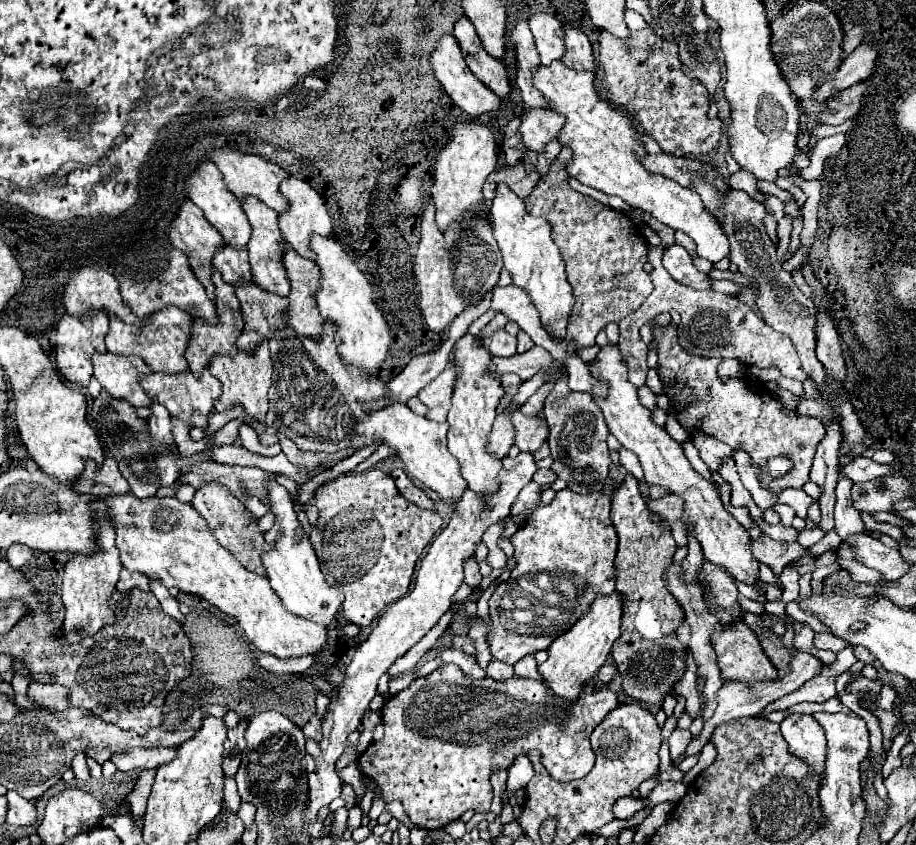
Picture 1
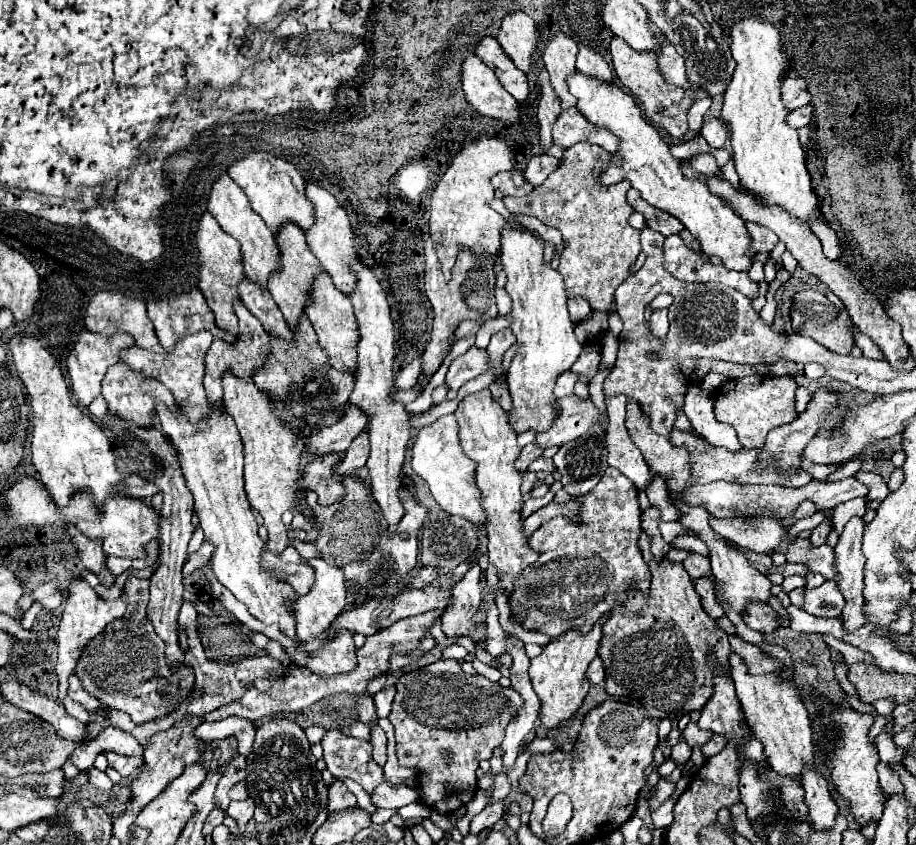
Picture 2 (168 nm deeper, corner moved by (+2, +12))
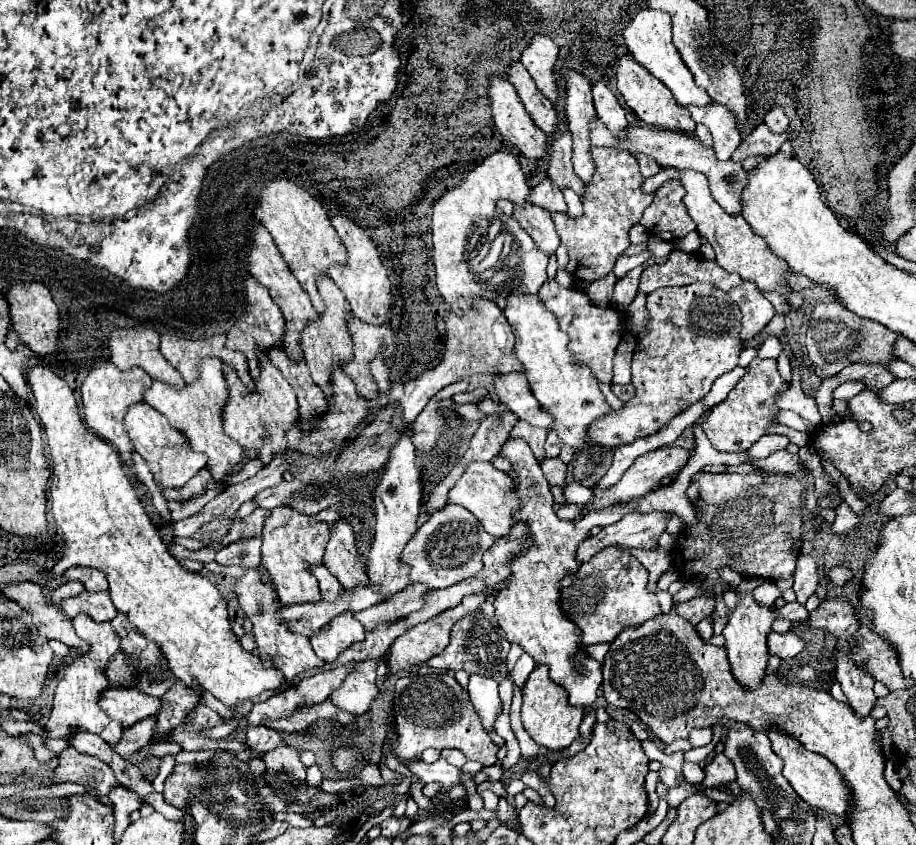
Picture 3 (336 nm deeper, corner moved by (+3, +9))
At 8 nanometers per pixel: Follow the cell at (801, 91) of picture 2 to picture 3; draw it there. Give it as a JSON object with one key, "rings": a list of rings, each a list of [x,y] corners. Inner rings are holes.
{"rings":[[[774,107],[766,117],[764,123],[770,127],[772,133],[784,133],[788,129],[788,117],[782,107]]]}

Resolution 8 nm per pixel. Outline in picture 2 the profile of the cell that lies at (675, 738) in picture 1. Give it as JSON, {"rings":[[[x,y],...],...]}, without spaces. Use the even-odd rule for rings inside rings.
{"rings":[[[681,736],[679,742],[671,748],[671,758],[673,758],[673,762],[679,766],[679,764],[689,762],[689,756],[691,756],[691,746],[689,746],[687,740]]]}

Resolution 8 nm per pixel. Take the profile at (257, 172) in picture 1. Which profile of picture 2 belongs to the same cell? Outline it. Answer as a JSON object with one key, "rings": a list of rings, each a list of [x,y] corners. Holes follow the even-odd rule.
{"rings":[[[249,152],[245,158],[229,164],[227,174],[235,180],[235,184],[243,188],[251,202],[251,208],[265,220],[273,234],[277,234],[279,224],[287,220],[297,222],[301,230],[307,230],[313,224],[313,208],[305,198],[305,180],[291,178],[291,174],[299,174],[299,170],[291,162],[269,152]]]}

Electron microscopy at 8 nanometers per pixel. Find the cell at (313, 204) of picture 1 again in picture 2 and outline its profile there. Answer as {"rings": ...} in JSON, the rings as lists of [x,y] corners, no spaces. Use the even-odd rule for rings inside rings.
{"rings":[[[313,182],[307,184],[307,200],[311,200],[311,204],[315,208],[315,224],[311,224],[311,228],[305,232],[307,246],[311,248],[315,258],[323,264],[323,268],[331,274],[335,286],[343,294],[349,294],[349,292],[353,292],[357,278],[347,266],[353,264],[355,260],[359,260],[357,258],[359,254],[357,254],[357,248],[355,248],[355,242],[353,242],[353,232],[351,232],[351,226],[349,226],[349,218],[347,218],[345,210],[337,204],[337,200],[325,188],[321,188]]]}

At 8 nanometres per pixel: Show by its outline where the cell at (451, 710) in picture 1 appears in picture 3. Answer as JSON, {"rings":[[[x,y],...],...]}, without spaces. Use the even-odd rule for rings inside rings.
{"rings":[[[436,673],[436,675],[410,675],[396,681],[396,699],[394,699],[394,725],[398,743],[392,747],[394,755],[402,761],[414,761],[420,759],[422,751],[428,747],[434,749],[460,749],[466,759],[476,759],[482,765],[494,765],[498,745],[490,739],[490,735],[482,729],[480,717],[476,715],[468,691],[458,685],[458,681],[452,677],[452,673]]]}

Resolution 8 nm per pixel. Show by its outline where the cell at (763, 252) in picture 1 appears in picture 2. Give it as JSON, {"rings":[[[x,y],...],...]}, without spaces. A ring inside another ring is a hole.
{"rings":[[[795,290],[793,304],[791,304],[791,328],[793,332],[799,332],[803,336],[813,338],[821,346],[825,346],[831,352],[849,354],[849,350],[855,346],[851,330],[849,330],[849,316],[843,308],[837,308],[825,294],[813,290],[813,292],[799,292]]]}

